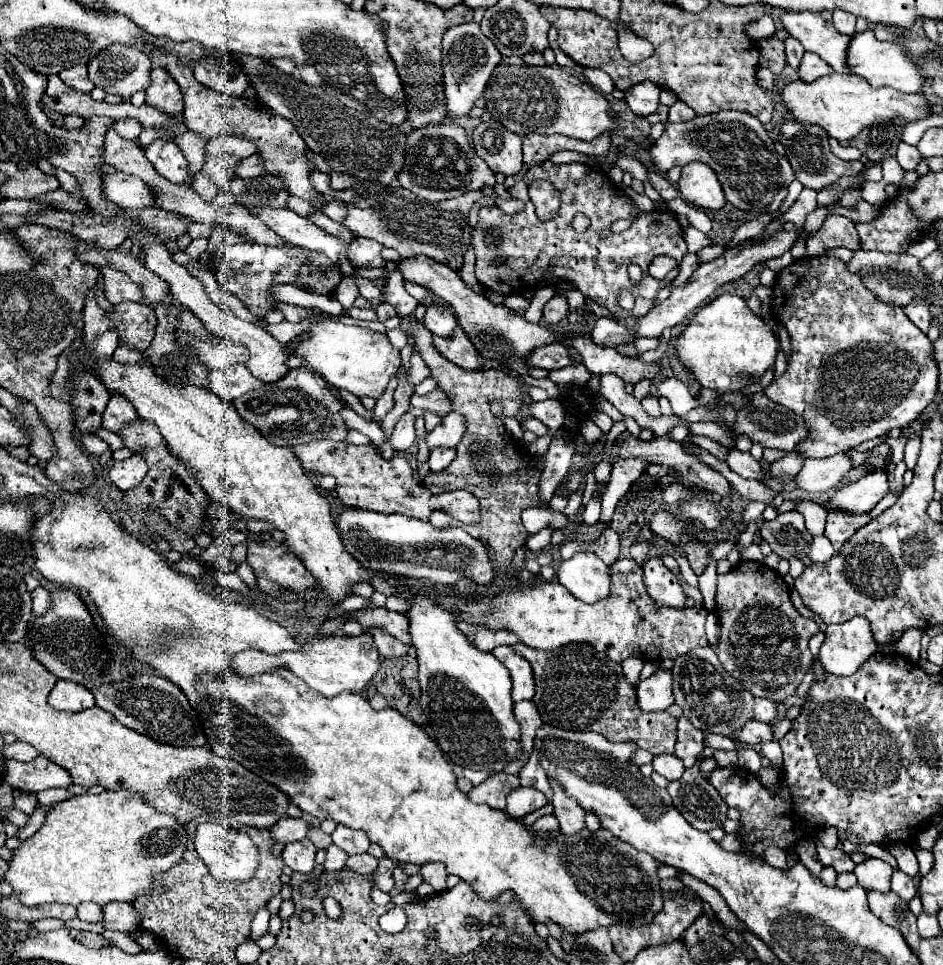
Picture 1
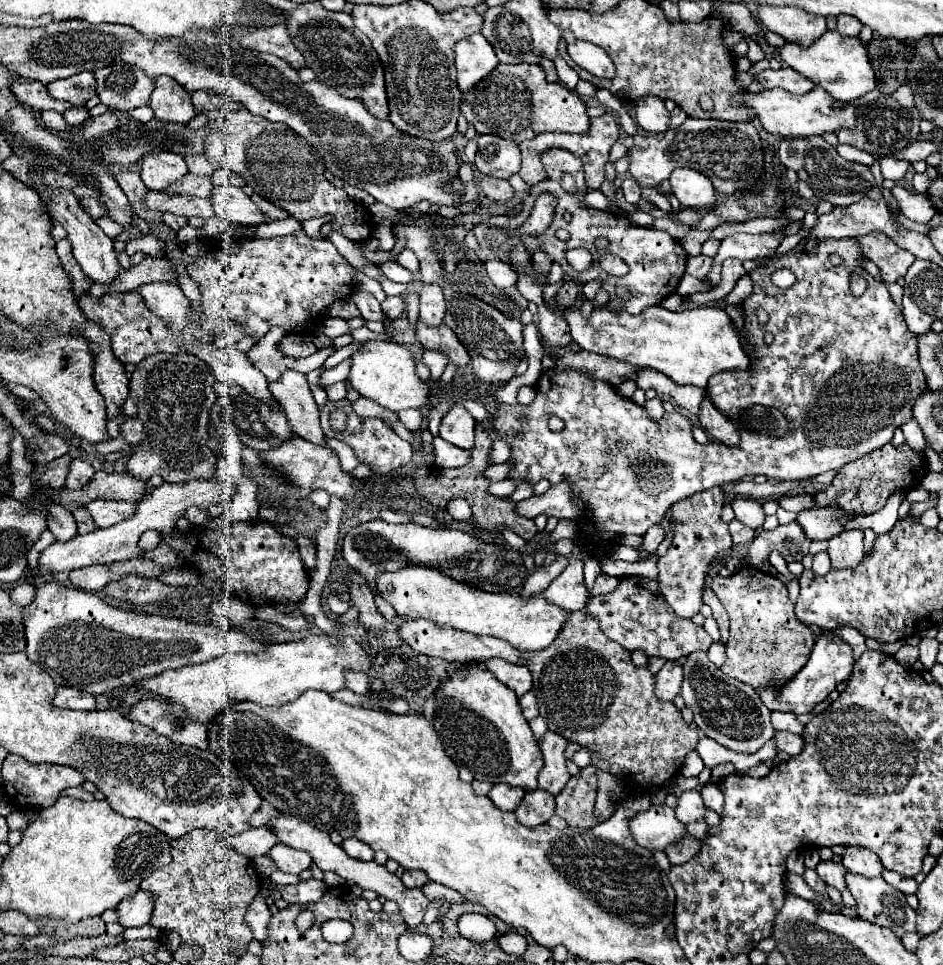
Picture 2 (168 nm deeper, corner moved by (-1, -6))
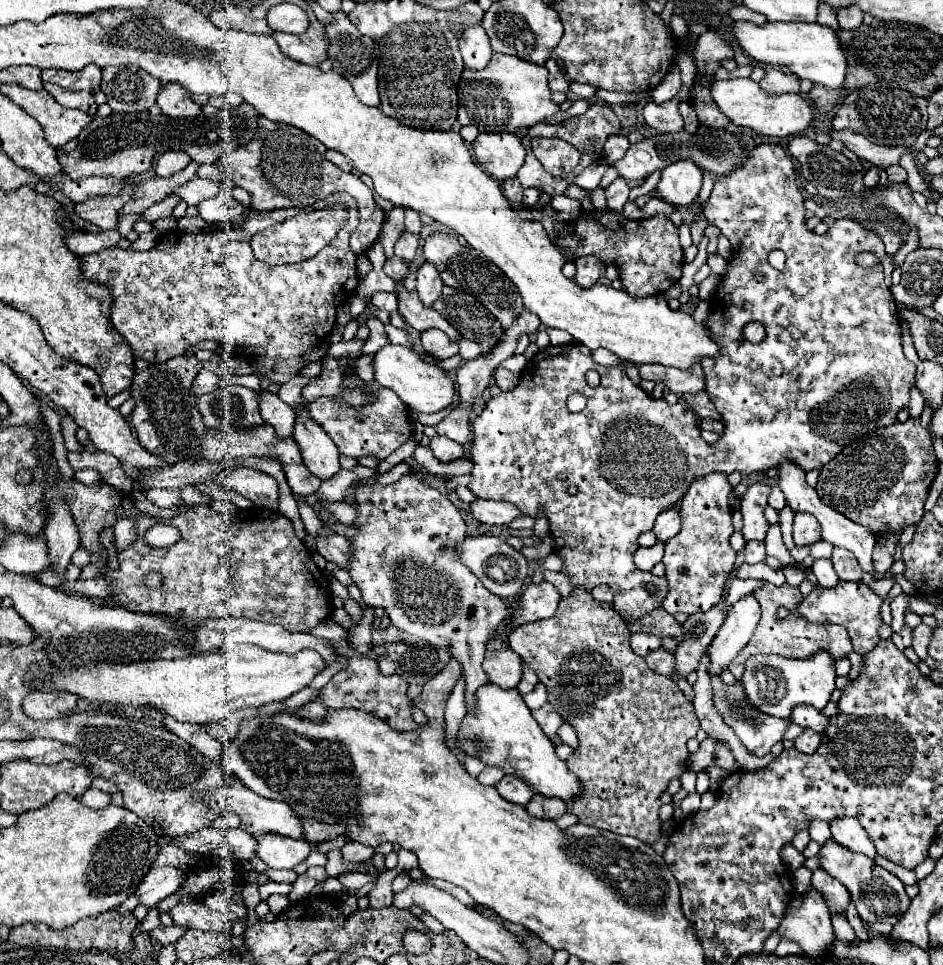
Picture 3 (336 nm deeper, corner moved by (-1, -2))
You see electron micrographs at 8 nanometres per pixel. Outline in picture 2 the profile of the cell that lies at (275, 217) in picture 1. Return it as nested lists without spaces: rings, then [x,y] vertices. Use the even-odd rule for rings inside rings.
[[[214,187],[212,205],[218,217],[238,223],[266,223],[268,217],[258,211],[250,197],[240,187]]]

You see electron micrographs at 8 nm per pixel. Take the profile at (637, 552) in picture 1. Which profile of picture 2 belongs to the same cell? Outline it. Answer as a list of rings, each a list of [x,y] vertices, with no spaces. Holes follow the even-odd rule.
[[[654,525],[648,529],[648,533],[644,535],[644,543],[642,543],[642,553],[644,555],[650,555],[650,553],[656,553],[658,545],[664,541],[666,537],[666,531],[662,525]]]

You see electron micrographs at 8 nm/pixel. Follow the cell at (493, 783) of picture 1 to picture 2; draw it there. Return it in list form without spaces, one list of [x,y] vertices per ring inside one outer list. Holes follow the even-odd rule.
[[[498,783],[498,785],[492,787],[492,791],[488,793],[488,797],[492,799],[492,803],[498,809],[502,809],[502,811],[514,811],[520,805],[524,793],[526,791],[522,791],[520,787],[510,787],[506,783]]]

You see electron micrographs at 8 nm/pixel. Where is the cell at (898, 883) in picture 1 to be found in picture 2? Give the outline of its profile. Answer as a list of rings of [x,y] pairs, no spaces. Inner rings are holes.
[[[884,869],[884,871],[882,871],[882,877],[886,879],[886,883],[890,883],[894,889],[902,891],[904,895],[916,893],[916,889],[918,889],[918,883],[916,883],[914,879],[910,879],[910,877],[902,877],[902,875],[892,873],[892,871],[888,871],[888,869]]]

